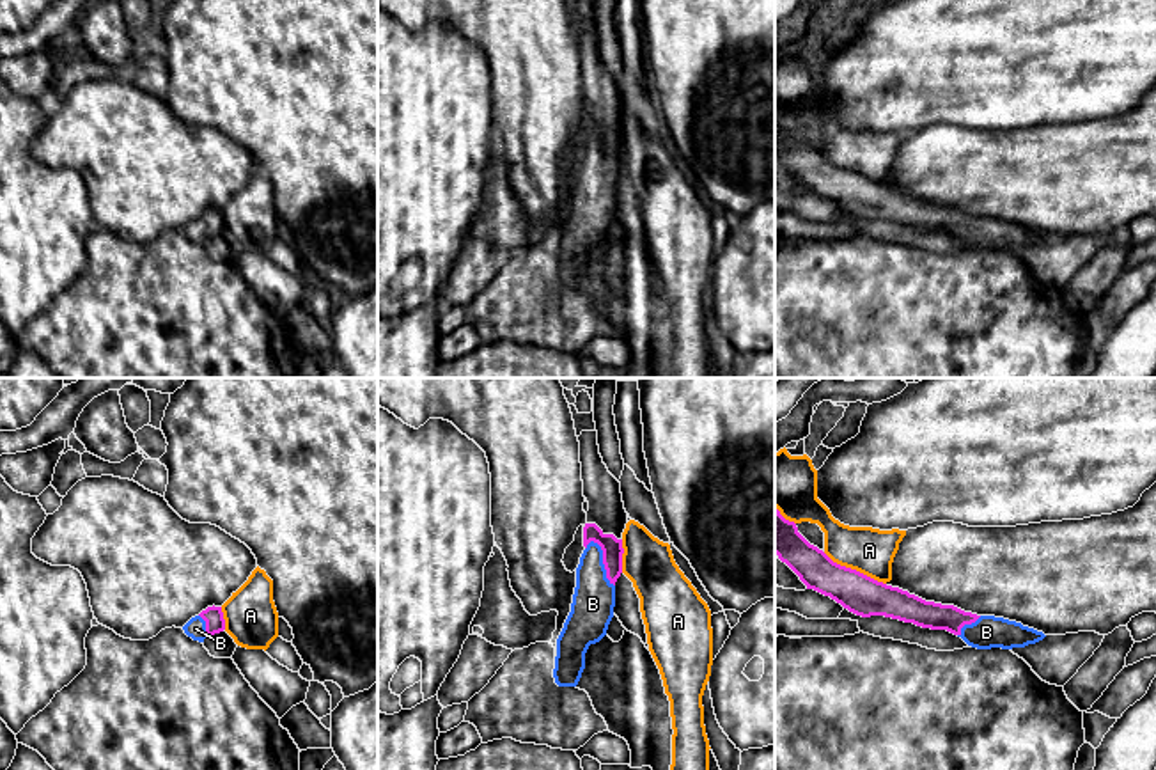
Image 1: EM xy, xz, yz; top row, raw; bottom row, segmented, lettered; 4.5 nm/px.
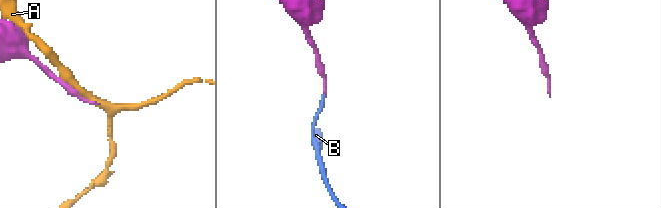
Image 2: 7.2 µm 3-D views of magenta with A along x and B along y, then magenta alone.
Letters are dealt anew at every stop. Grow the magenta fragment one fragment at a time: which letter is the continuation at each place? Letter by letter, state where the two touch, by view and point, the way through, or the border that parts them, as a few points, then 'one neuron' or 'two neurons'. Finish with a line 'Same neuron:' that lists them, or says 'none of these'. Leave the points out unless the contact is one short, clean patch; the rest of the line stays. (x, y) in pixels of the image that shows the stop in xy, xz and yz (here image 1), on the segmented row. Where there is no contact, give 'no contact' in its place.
A: meets magenta in yz at (855, 570); two neurons
B: meets magenta in xz at (603, 563); one neuron
Same neuron: B

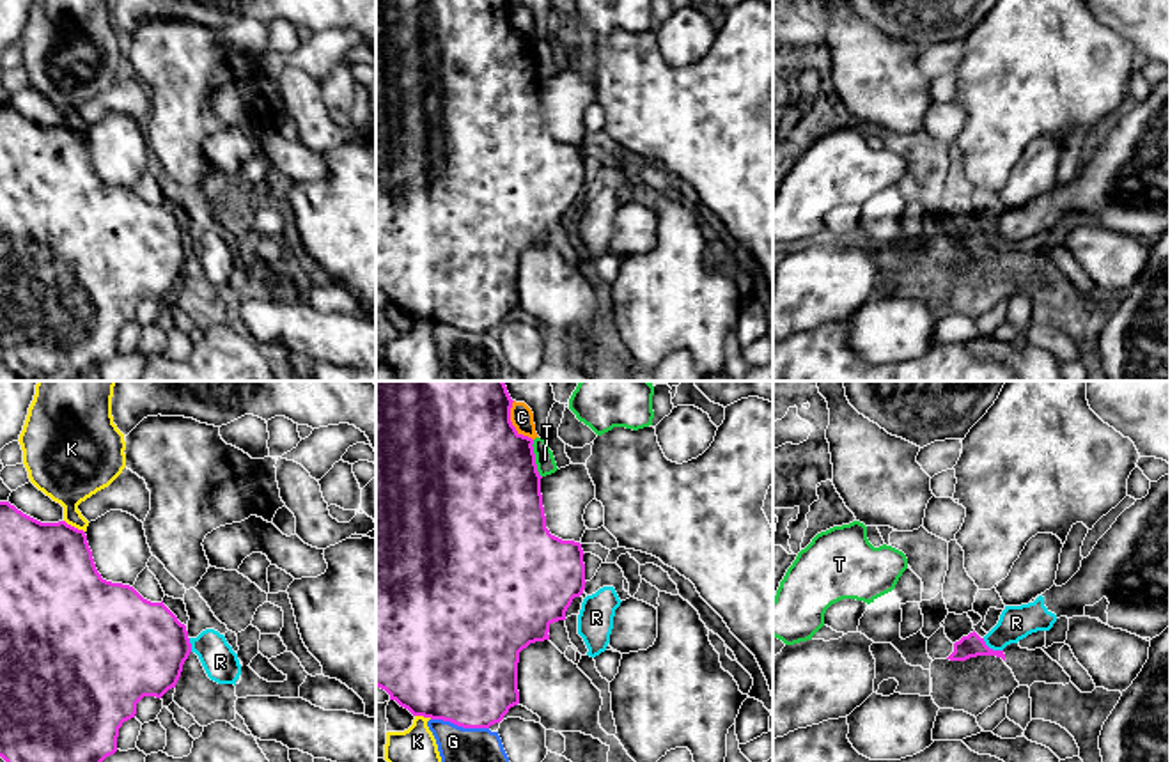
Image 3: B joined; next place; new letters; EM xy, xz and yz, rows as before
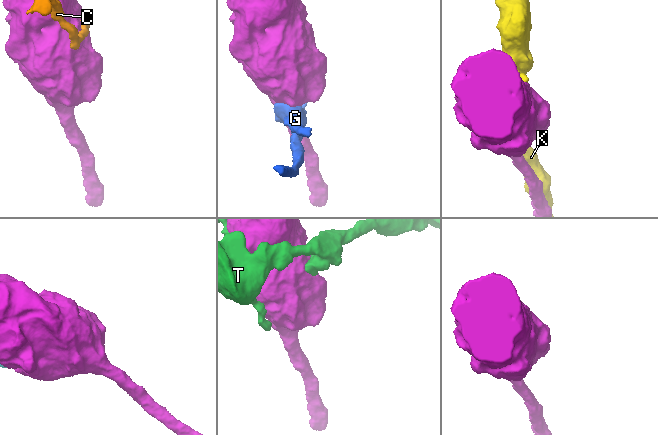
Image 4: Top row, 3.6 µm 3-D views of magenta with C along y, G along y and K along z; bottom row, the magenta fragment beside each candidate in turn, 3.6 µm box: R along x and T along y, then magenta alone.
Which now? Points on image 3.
C: meets magenta in xz at (511, 424); two neurons
G: meets magenta in xz at (460, 725); two neurons
K: meets magenta in xy at (73, 527); two neurons
R: meets magenta in yz at (991, 649); border along yz (982, 638), (990, 647), (1002, 651); two neurons
T: meets magenta in xz at (534, 459); two neurons
Same neuron: none of these

